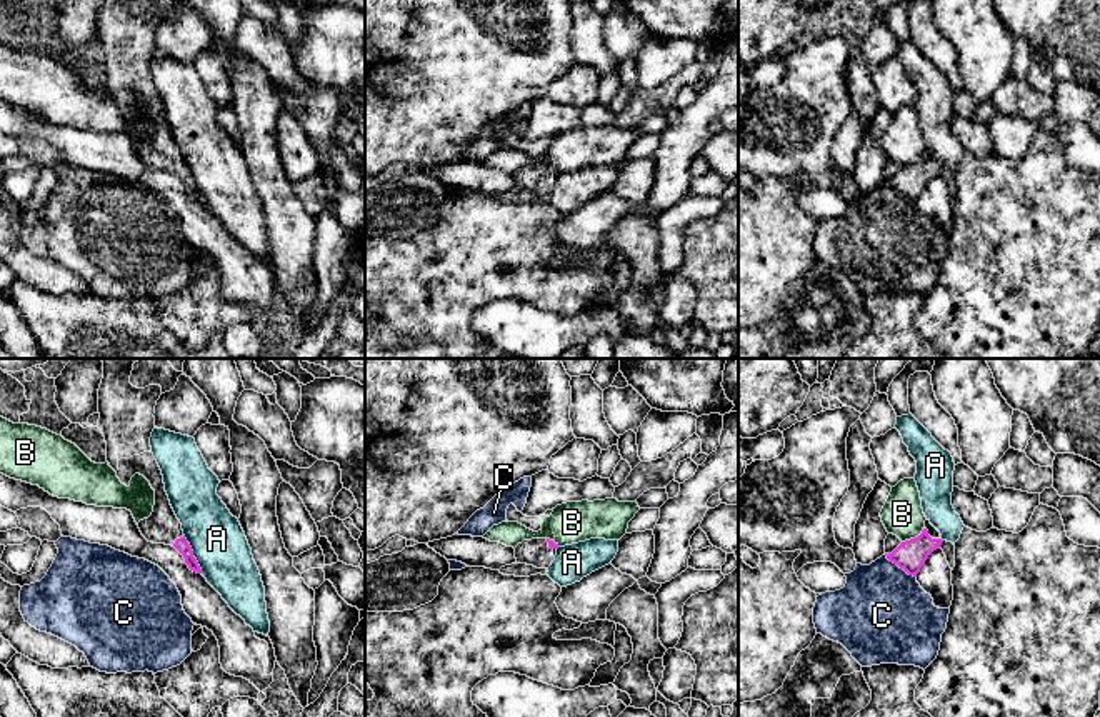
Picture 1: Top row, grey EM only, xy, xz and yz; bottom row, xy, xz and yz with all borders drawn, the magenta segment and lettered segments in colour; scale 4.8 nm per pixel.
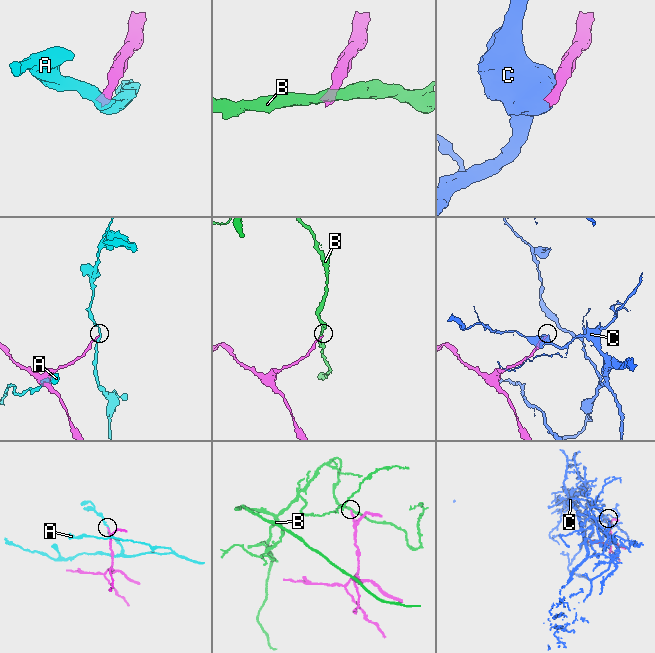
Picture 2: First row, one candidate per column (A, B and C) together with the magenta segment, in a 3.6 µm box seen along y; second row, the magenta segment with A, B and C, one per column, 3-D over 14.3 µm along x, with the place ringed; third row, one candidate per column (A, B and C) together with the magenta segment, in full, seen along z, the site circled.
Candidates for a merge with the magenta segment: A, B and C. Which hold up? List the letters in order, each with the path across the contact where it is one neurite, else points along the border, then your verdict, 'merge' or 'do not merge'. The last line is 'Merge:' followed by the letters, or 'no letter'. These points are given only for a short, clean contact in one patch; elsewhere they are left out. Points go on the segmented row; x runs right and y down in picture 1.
A: border xy (184, 534), (202, 572); do not merge
B: border yz (924, 529), (902, 542); do not merge
C: do not merge
Merge: no letter

